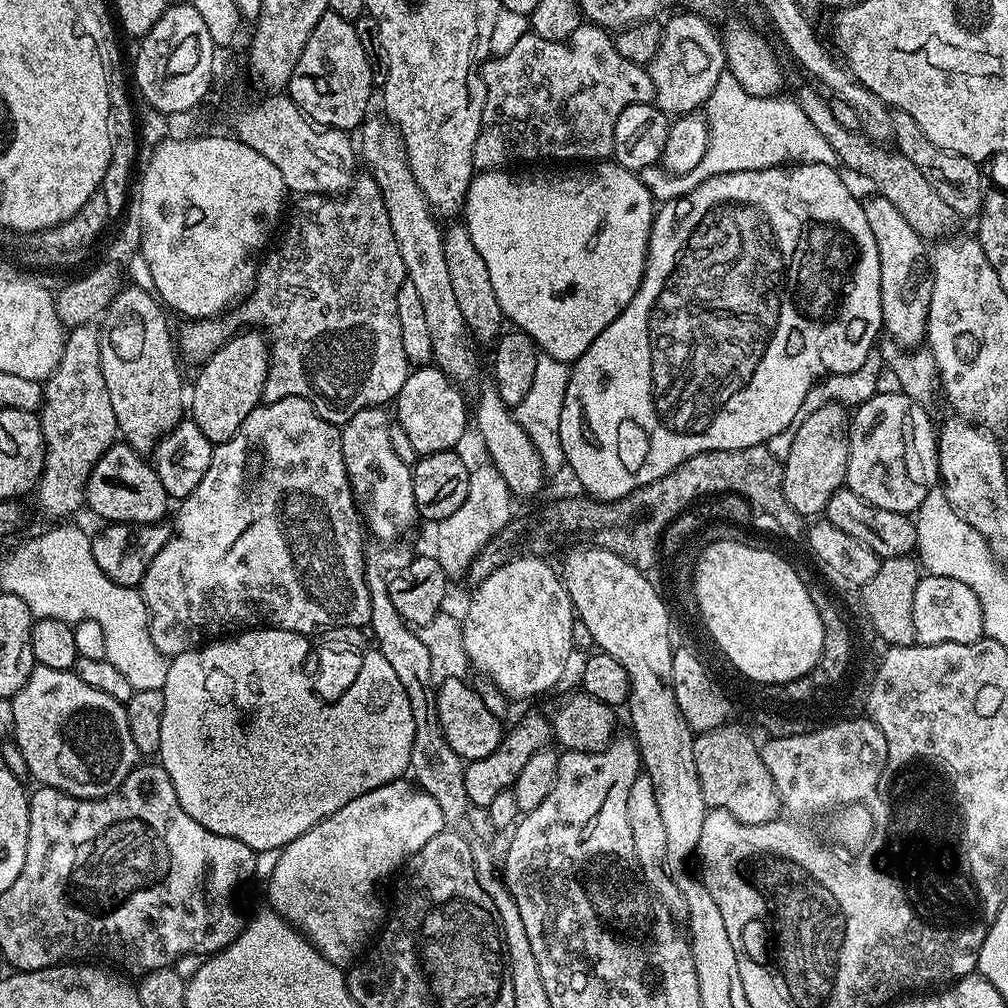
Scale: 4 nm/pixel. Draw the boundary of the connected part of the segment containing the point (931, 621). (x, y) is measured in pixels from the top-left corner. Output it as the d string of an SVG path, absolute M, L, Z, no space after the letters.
M921 575L914 590L912 618L917 644L973 644L975 640L984 636L983 613L978 598L969 586L955 578Z

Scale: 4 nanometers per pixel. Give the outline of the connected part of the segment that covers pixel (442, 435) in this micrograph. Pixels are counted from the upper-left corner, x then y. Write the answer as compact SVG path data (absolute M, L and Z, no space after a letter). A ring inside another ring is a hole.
M420 366L409 371L406 382L396 395L394 420L400 423L410 447L420 456L429 456L431 452L443 452L457 447L456 443L470 428L470 408L464 405L464 396L446 373L435 366Z

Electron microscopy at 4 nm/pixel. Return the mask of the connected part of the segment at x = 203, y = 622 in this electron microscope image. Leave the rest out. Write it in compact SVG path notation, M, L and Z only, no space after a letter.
M287 396L278 402L264 402L255 408L241 424L241 428L228 441L215 445L202 482L188 497L179 501L176 512L176 533L169 535L167 542L158 550L154 562L146 570L138 591L148 607L148 629L156 649L169 658L188 652L201 643L200 636L211 637L212 624L240 624L236 626L267 626L290 630L293 634L327 630L333 625L341 628L363 629L371 618L371 596L365 580L365 560L360 544L358 506L348 485L344 455L340 445L340 428L326 422L313 404L297 396Z

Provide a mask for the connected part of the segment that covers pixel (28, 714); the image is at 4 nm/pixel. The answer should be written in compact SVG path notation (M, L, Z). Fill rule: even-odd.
M37 666L30 674L26 686L22 686L22 690L18 690L18 694L11 697L11 701L14 714L14 728L11 735L14 737L16 745L22 750L22 758L26 758L29 777L33 781L35 779L40 780L36 782L39 782L45 788L56 788L60 792L76 796L79 800L96 800L100 796L108 796L113 792L132 773L132 769L141 759L138 746L134 742L134 734L130 734L130 722L126 722L124 705L114 698L110 698L110 694L104 694L102 690L96 690L94 686L88 686L86 682L82 682L82 678L78 678L75 671L63 672L62 670L50 670Z

